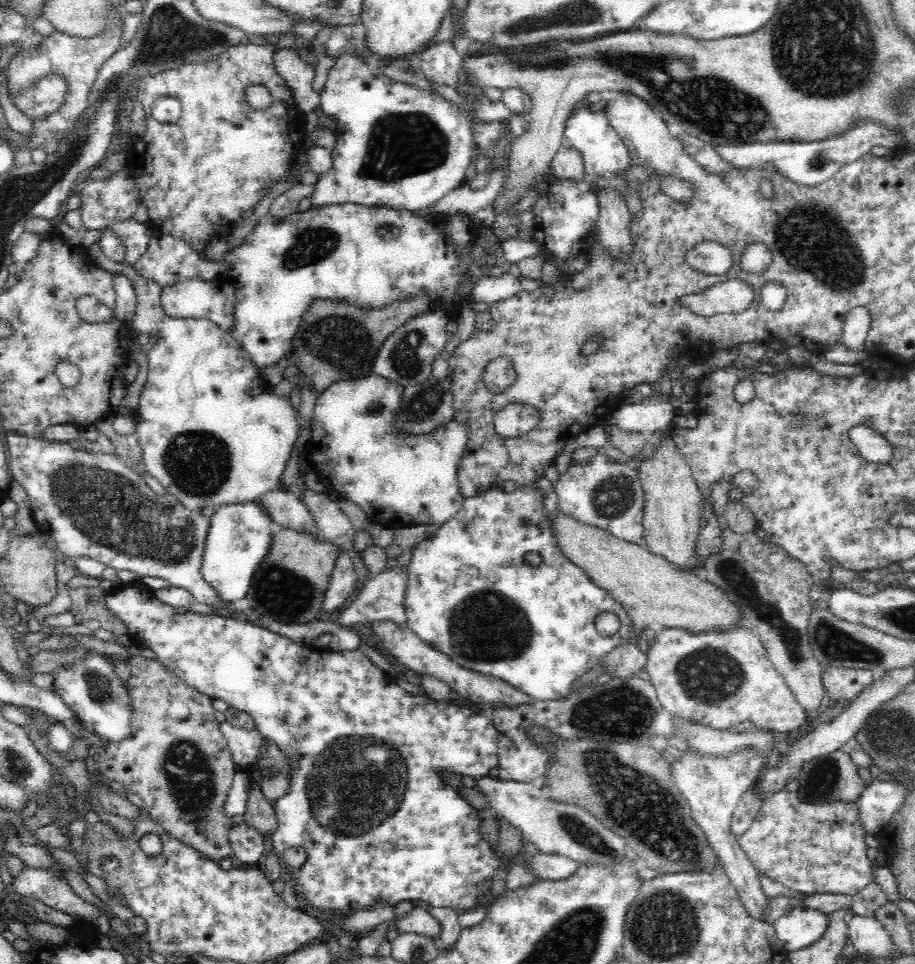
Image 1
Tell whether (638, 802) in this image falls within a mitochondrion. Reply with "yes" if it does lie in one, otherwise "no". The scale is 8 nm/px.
yes

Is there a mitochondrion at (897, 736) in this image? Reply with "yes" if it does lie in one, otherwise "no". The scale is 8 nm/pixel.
yes

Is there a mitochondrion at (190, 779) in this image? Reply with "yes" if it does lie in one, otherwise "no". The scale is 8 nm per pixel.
yes

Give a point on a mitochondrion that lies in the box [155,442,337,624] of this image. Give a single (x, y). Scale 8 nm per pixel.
(290, 592)

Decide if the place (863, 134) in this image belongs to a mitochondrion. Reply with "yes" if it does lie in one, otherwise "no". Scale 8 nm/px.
no

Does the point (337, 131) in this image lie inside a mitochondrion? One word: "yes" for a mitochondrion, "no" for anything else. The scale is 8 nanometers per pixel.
no

